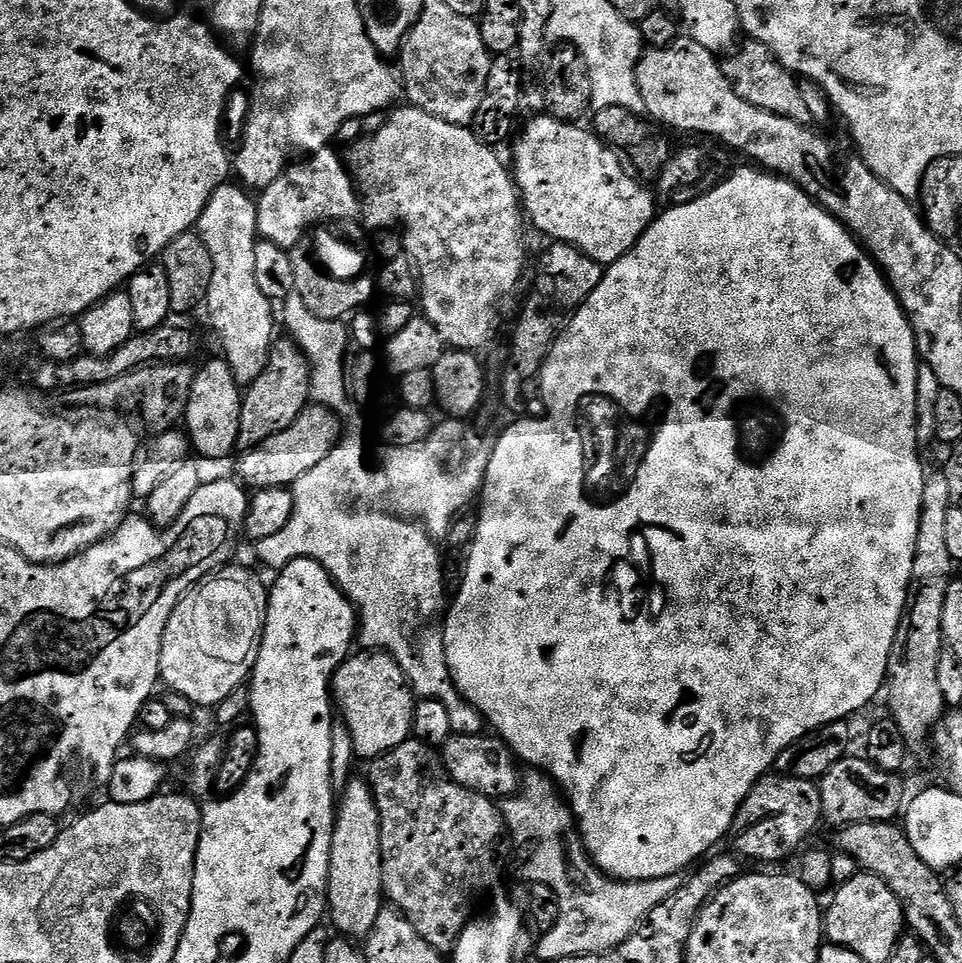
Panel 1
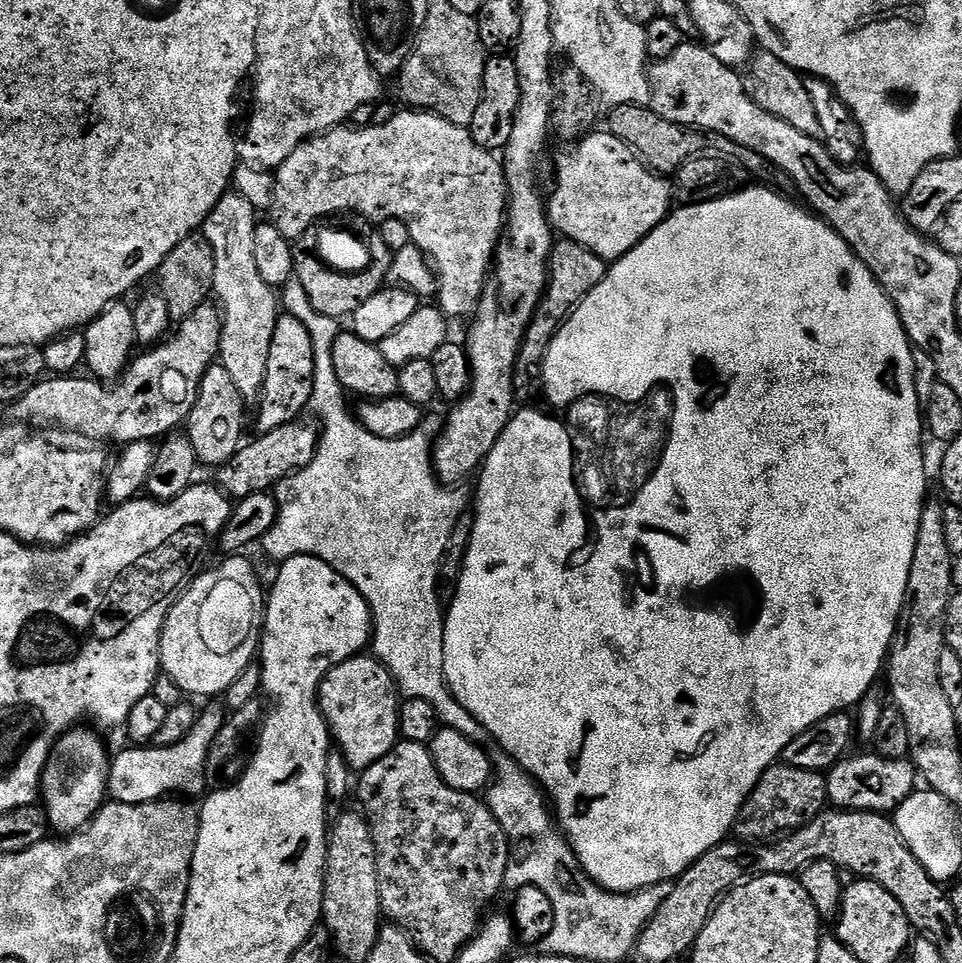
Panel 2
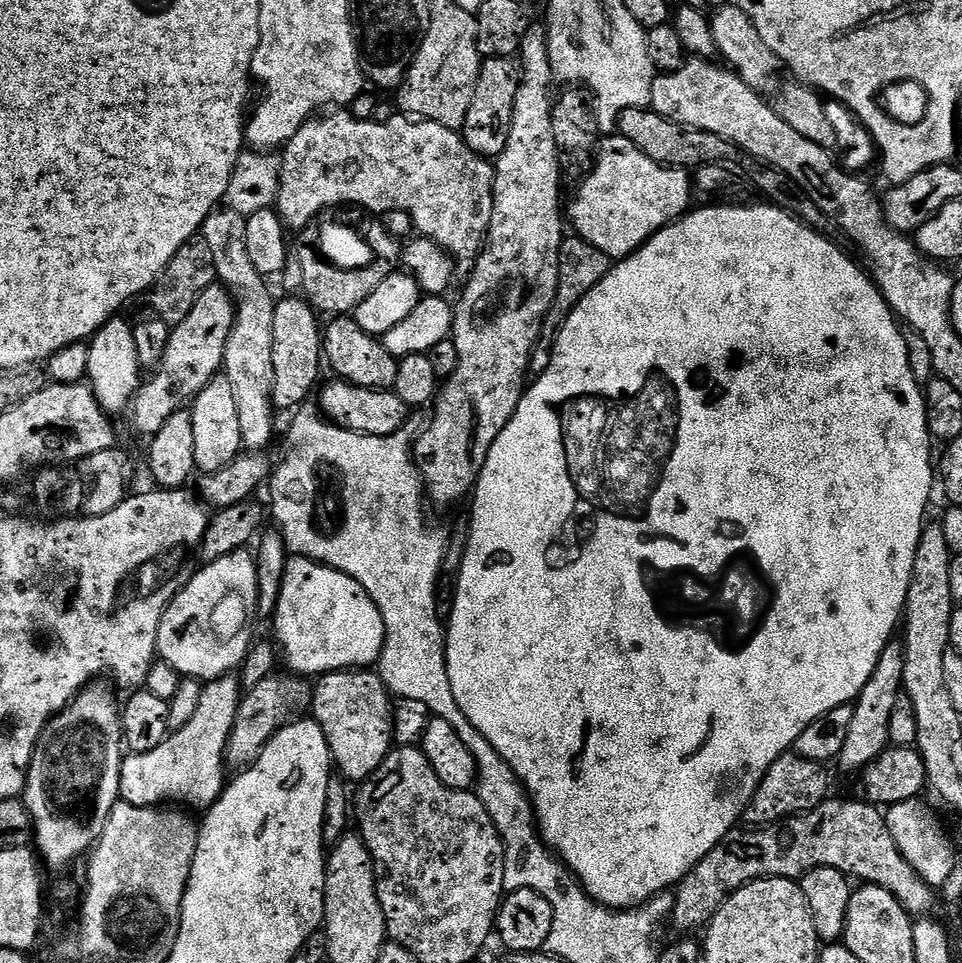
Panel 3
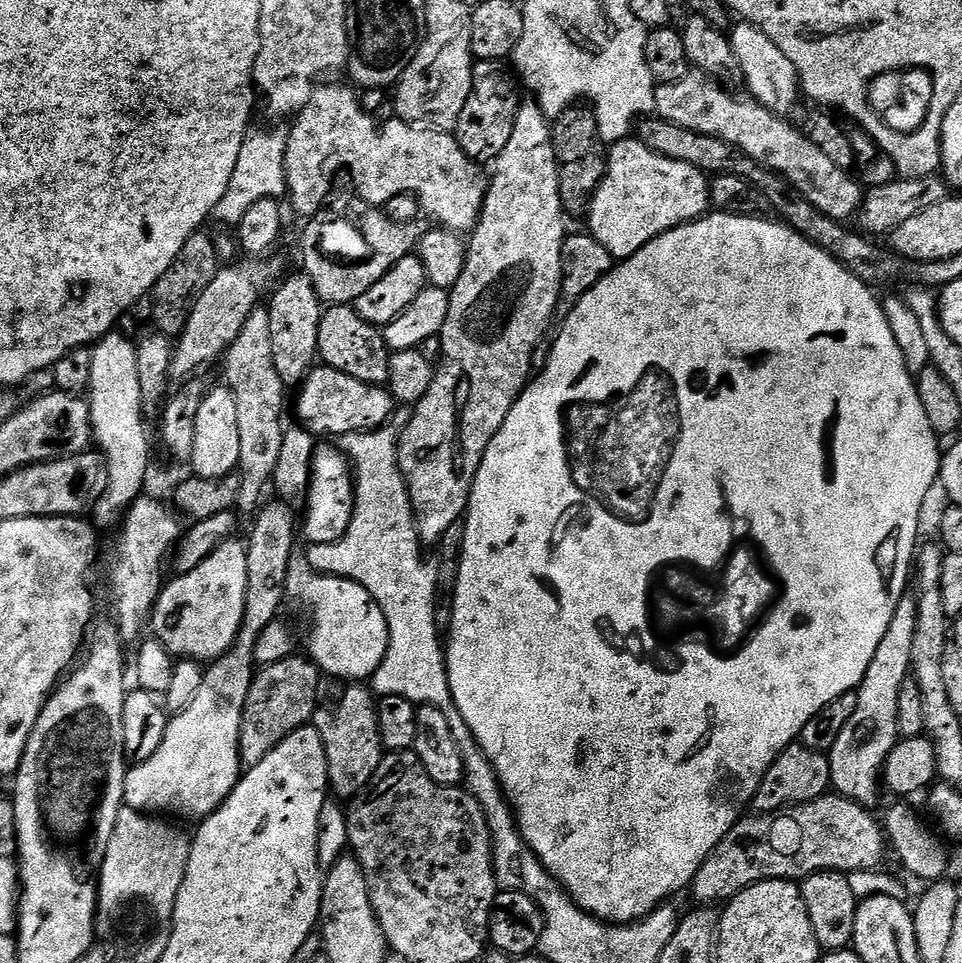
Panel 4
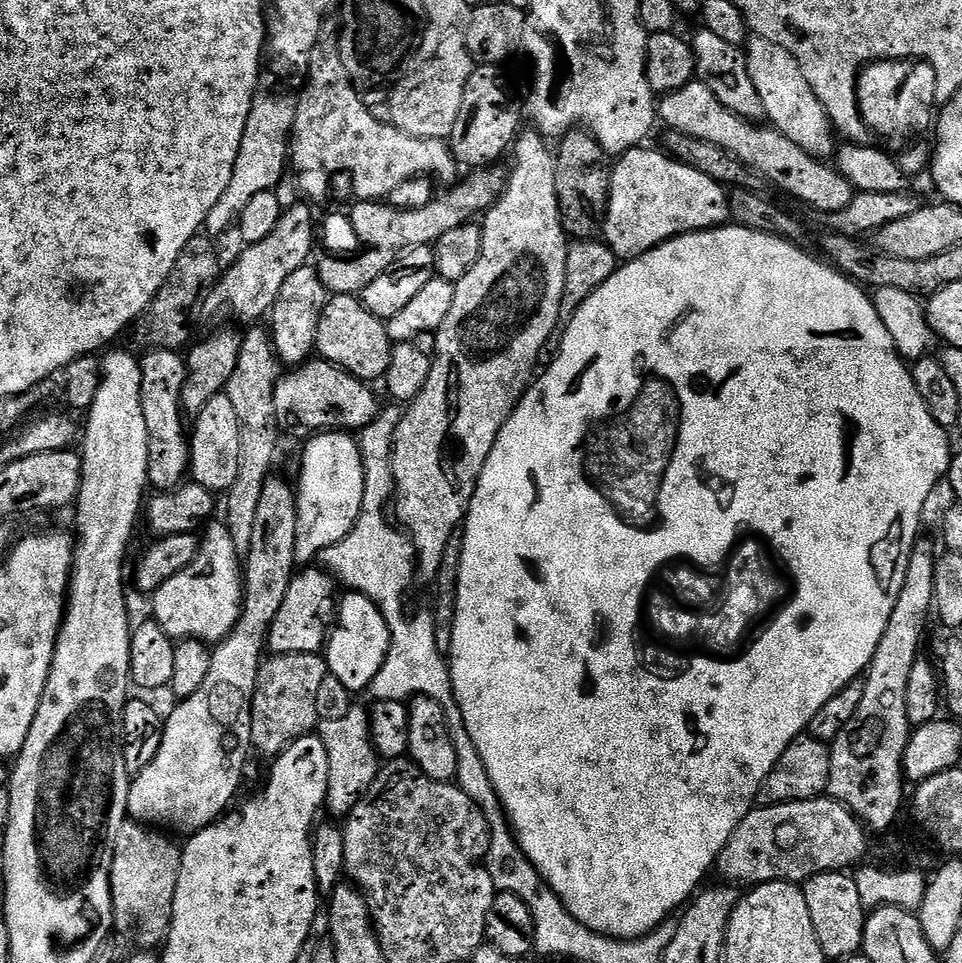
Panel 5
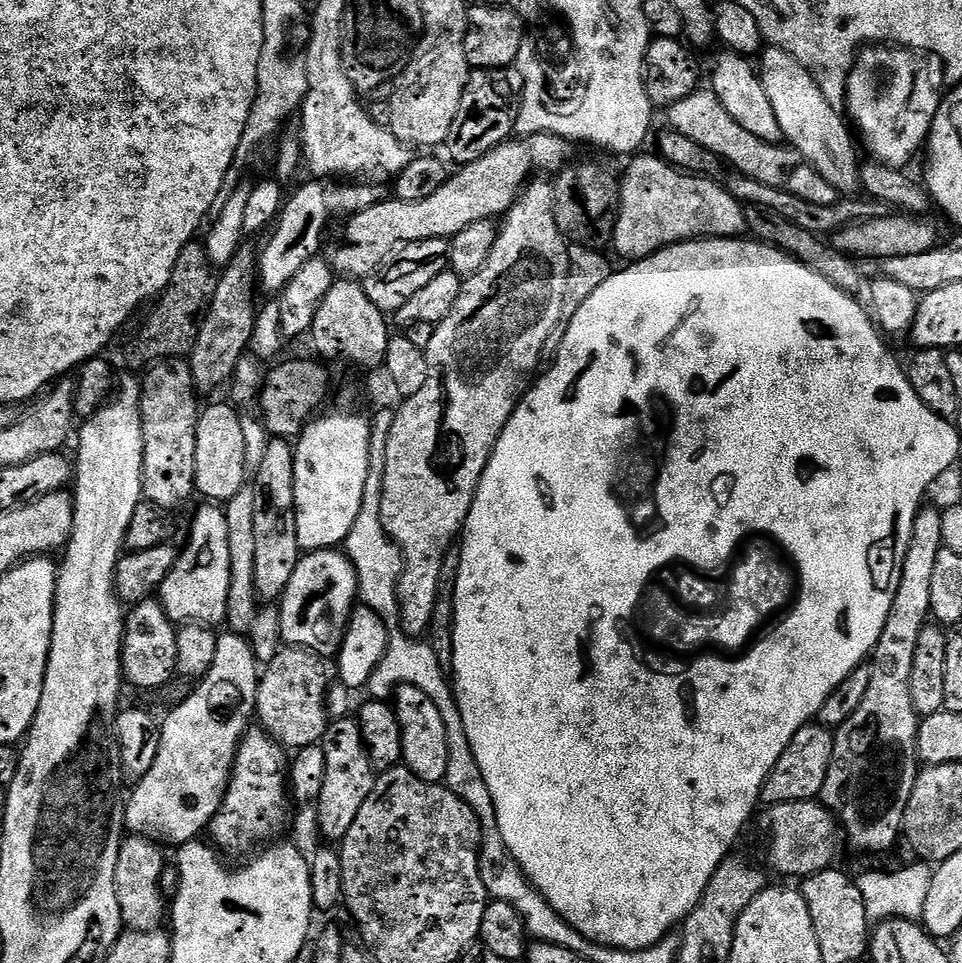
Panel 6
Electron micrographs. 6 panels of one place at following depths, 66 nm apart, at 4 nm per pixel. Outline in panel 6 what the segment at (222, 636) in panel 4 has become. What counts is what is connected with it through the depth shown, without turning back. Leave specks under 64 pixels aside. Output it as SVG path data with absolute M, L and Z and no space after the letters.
M208 502L196 512L192 529L188 532L188 545L177 555L172 573L162 582L158 593L164 613L177 625L189 622L223 625L228 618L230 598L230 537L226 532L226 514L223 507Z

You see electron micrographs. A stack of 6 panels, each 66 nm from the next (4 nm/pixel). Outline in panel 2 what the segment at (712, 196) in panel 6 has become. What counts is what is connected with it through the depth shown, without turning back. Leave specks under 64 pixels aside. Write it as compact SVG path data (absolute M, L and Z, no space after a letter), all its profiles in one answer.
M607 130L593 131L579 142L573 143L569 152L556 156L556 189L547 197L548 221L557 233L586 246L605 262L621 260L634 246L651 234L673 211L674 188L663 175L647 168L631 148Z

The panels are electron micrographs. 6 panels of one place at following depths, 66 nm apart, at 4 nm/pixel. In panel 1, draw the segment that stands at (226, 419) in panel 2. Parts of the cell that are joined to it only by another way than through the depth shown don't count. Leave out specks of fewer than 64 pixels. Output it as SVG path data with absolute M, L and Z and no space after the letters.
M208 360L201 368L195 369L182 424L197 457L224 460L231 452L237 451L241 399L241 385L237 384L227 360Z

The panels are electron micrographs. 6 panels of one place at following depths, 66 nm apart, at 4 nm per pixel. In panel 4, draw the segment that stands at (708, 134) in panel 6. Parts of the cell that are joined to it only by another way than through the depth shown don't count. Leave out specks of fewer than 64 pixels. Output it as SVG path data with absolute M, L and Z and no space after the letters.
M689 70L686 78L678 78L678 82L661 84L656 90L656 110L655 115L661 120L669 120L678 126L686 126L686 130L694 130L698 134L710 134L719 140L730 142L738 150L747 154L755 164L760 164L763 168L769 168L772 172L777 172L781 178L793 184L822 214L841 222L848 222L848 219L855 217L860 211L860 201L862 199L862 188L859 183L848 177L849 173L845 169L834 166L830 158L814 142L808 139L807 135L799 127L794 128L787 124L788 120L781 115L776 115L771 110L766 109L752 98L746 100L735 100L731 96L731 91L726 90L725 85L719 84L716 80L706 75L705 72Z

